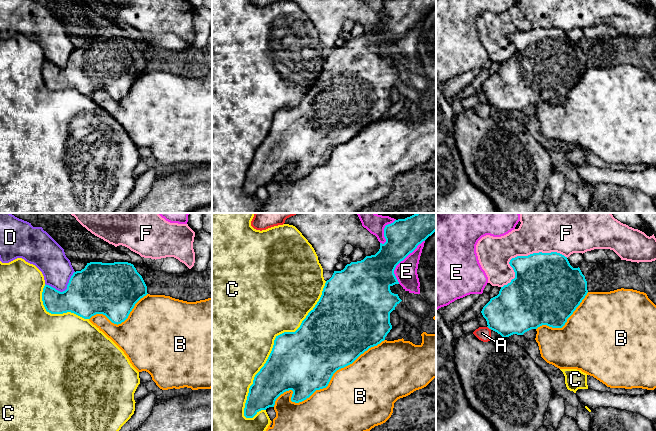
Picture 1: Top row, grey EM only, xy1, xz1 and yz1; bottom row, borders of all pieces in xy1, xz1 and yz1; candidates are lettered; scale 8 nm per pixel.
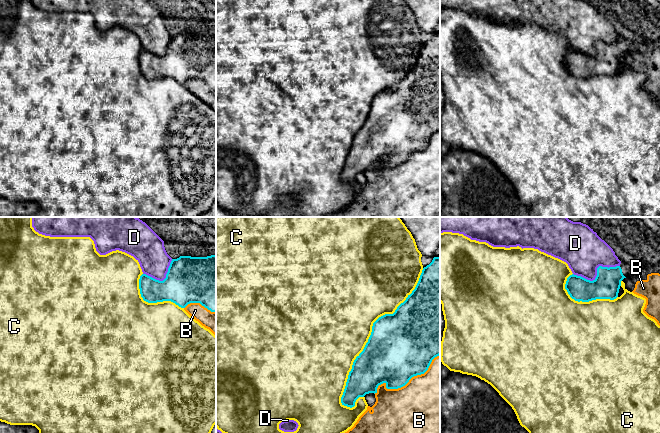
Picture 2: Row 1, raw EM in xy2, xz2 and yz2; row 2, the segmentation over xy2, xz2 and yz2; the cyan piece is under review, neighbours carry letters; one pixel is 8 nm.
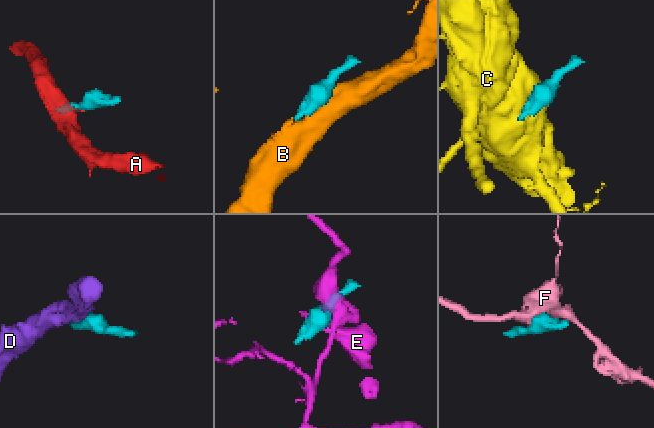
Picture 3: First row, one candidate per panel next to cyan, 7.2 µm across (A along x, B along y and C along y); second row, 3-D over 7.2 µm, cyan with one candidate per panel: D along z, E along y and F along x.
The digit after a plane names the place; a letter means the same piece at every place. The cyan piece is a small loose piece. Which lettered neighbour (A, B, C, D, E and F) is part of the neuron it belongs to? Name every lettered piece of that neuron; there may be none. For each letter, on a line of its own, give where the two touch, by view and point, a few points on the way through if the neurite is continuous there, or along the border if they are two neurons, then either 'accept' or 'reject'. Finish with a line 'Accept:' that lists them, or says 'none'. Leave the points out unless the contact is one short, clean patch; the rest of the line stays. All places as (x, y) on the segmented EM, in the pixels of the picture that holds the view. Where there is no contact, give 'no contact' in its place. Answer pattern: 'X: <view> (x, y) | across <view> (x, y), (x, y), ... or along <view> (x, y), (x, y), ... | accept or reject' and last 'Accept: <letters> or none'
A: yz1 (489, 328) | along yz1 (487, 326), (491, 329) | reject
B: xz1 (324, 387) | accept
C: xz2 (371, 332) | reject
D: yz2 (597, 273) | reject
E: xz1 (401, 260) | reject
F: yz1 (523, 256) | reject
Accept: B

